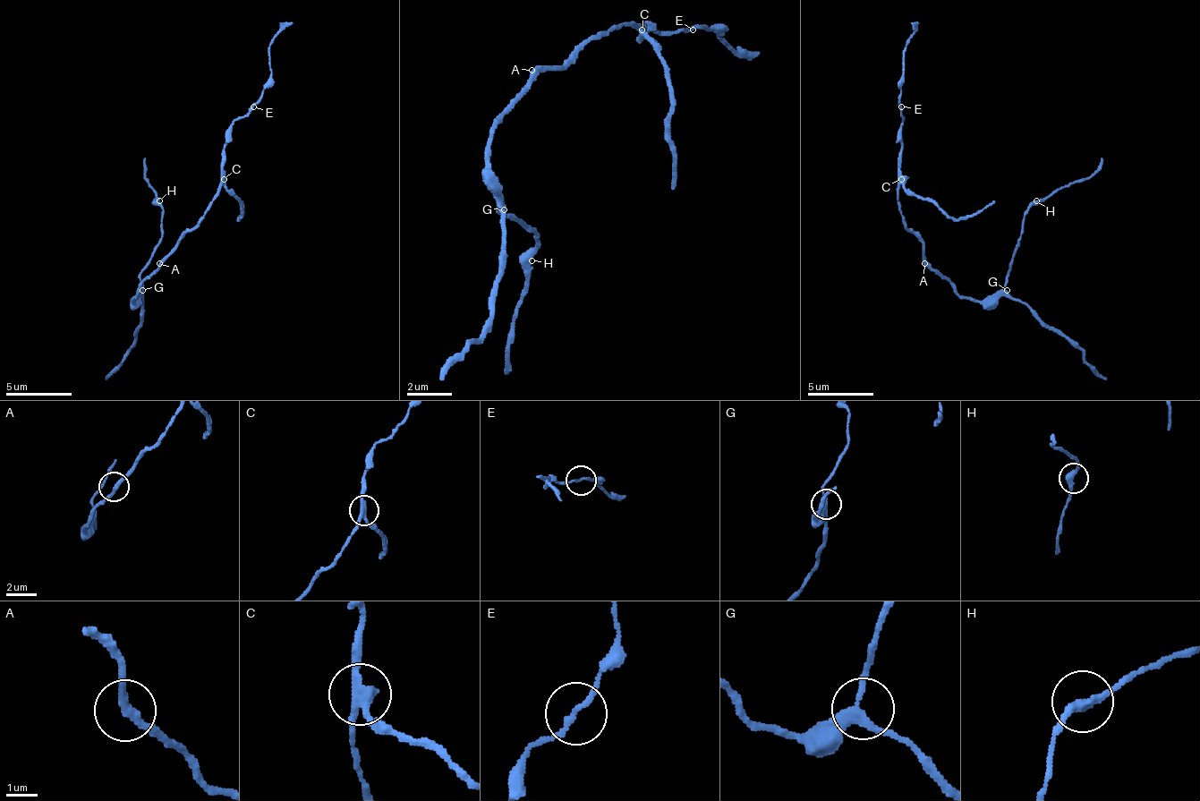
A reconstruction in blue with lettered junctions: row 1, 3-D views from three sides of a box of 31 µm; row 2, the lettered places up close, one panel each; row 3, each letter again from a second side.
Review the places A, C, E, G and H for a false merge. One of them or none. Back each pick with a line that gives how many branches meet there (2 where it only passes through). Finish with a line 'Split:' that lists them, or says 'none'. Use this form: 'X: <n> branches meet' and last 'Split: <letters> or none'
C: 3 branches meet
Split: C

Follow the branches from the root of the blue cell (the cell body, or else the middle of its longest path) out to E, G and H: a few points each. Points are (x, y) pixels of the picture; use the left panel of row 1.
E: (162, 263), (175, 243), (205, 214), (211, 198), (218, 191), (225, 132), (254, 106)
G: (162, 263), (142, 283), (140, 293), (132, 300), (142, 290)
H: (162, 263), (142, 283), (140, 293), (132, 300), (142, 286), (140, 273), (162, 234), (162, 204), (159, 200)

